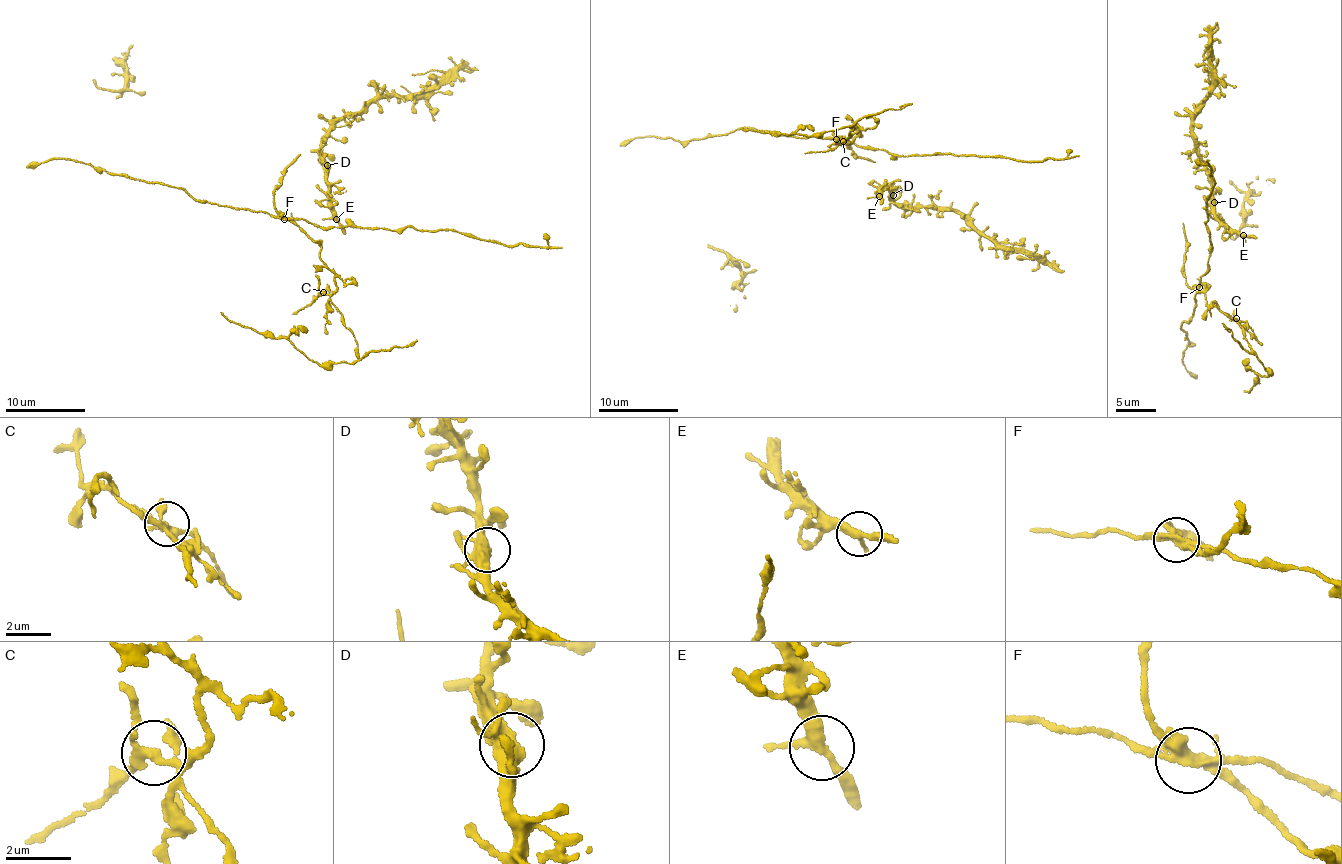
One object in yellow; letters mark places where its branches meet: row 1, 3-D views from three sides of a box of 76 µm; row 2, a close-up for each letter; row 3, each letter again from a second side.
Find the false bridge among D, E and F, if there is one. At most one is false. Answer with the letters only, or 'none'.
F

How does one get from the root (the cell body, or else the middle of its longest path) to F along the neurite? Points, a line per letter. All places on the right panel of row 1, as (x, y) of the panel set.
F: (1195, 302), (1193, 295), (1198, 286)

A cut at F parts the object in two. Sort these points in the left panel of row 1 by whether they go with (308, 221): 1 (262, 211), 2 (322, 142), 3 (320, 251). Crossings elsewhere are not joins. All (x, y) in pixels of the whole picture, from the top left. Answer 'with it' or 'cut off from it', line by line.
1: with it
2: with it
3: cut off from it

